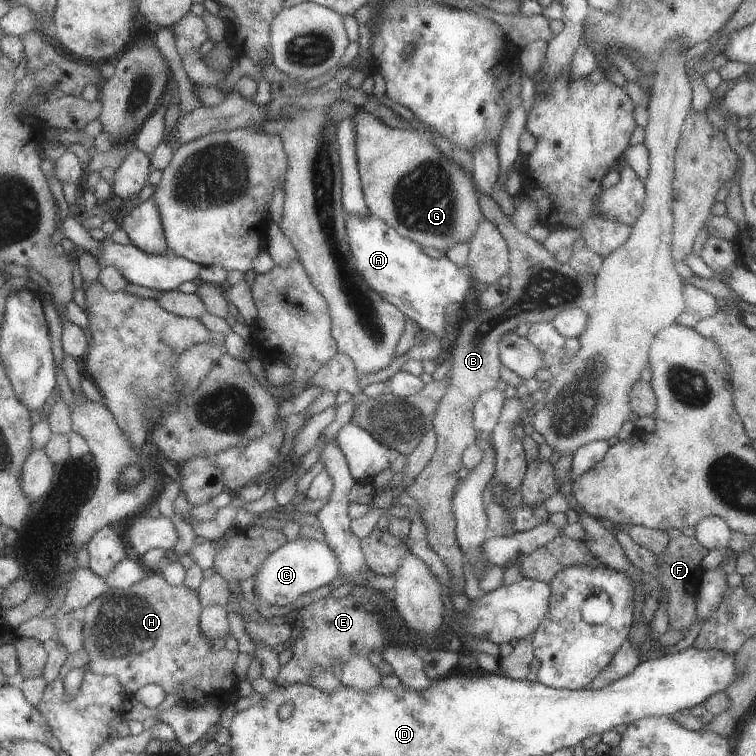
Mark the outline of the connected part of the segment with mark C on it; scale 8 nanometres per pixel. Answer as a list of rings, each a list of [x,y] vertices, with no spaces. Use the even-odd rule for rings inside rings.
[[[300,538],[286,541],[279,549],[264,560],[260,570],[254,574],[254,590],[259,602],[272,606],[288,606],[298,596],[312,592],[320,586],[330,584],[340,574],[336,554],[325,540]]]

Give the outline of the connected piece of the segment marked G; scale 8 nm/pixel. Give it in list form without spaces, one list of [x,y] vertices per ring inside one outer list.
[[[361,108],[352,122],[356,128],[357,166],[369,214],[384,220],[400,236],[444,252],[474,238],[484,214],[472,186],[472,174],[466,174],[434,148],[431,132],[392,128]]]

